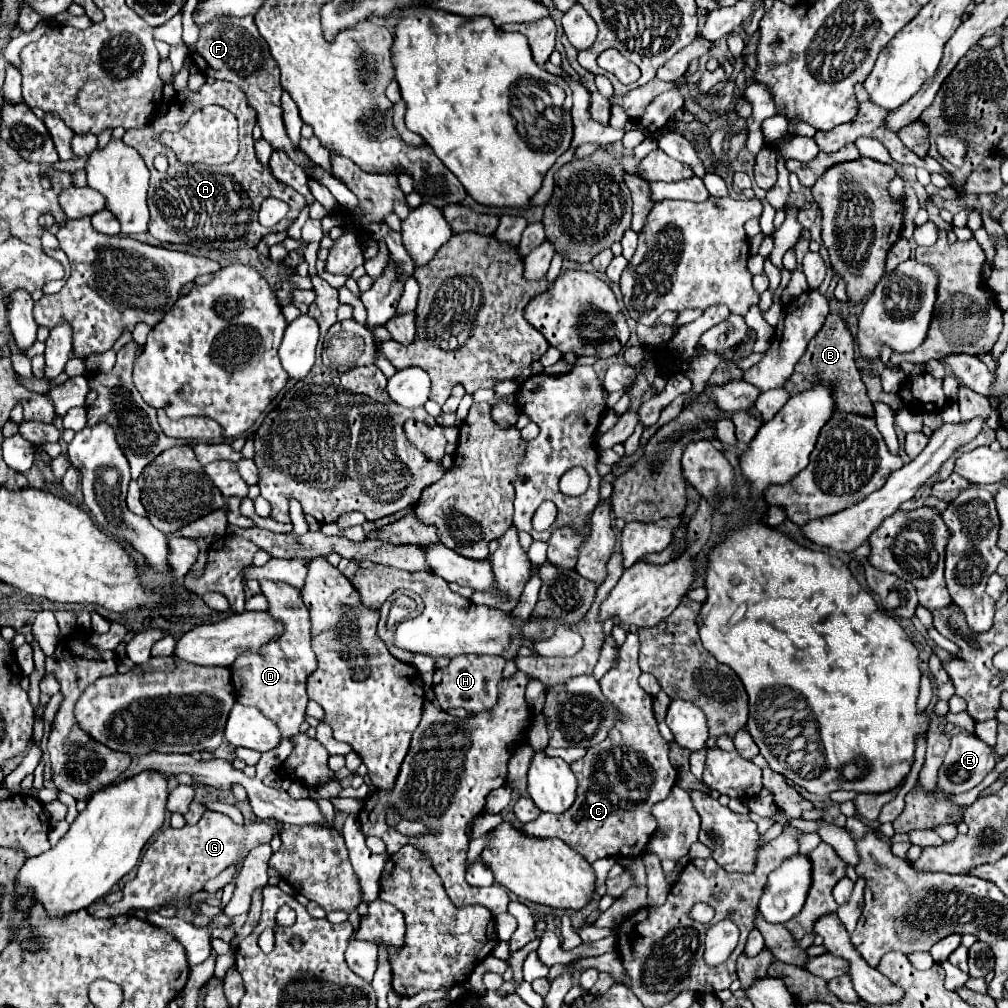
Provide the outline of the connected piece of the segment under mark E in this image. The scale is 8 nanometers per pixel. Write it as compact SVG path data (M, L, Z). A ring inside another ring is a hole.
M971 733L951 737L949 751L937 773L937 789L943 793L965 793L977 787L995 767L991 749Z

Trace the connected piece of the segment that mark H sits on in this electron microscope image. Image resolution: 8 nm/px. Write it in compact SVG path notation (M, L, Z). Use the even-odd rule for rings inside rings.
M457 655L449 665L433 677L433 691L443 711L463 707L471 713L491 711L497 705L497 685L503 679L503 667L507 659L501 655Z

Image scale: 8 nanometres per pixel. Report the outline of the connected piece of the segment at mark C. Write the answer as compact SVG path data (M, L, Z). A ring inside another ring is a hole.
M627 633L627 639L619 649L619 665L599 681L603 695L617 709L619 719L603 743L587 749L583 759L571 763L571 771L579 783L575 803L561 815L541 813L538 819L523 825L523 833L531 837L563 839L589 863L615 855L643 855L651 835L655 833L651 805L667 797L677 779L677 771L669 763L669 743L659 735L657 721L653 717L653 697L637 683L637 677L641 675L637 653L639 639L635 633Z

